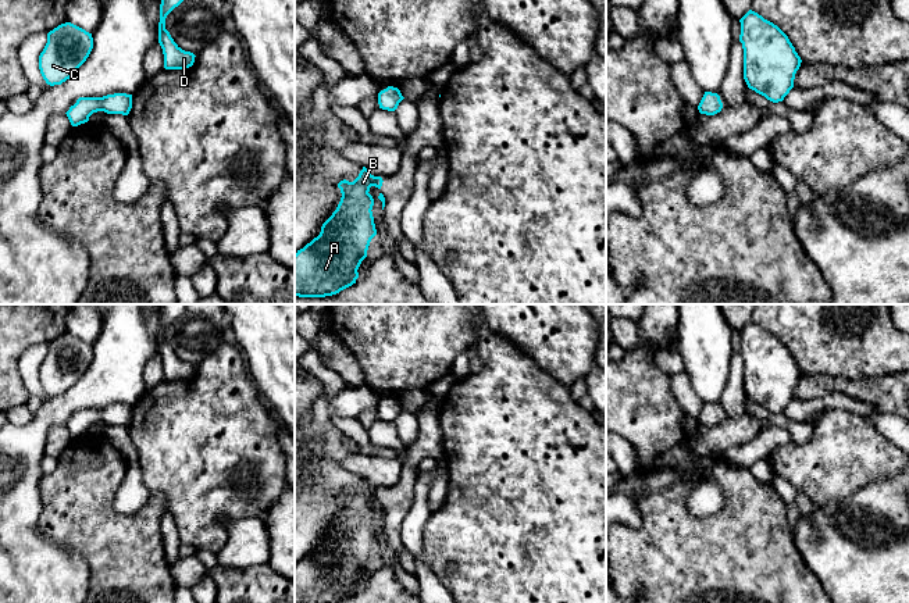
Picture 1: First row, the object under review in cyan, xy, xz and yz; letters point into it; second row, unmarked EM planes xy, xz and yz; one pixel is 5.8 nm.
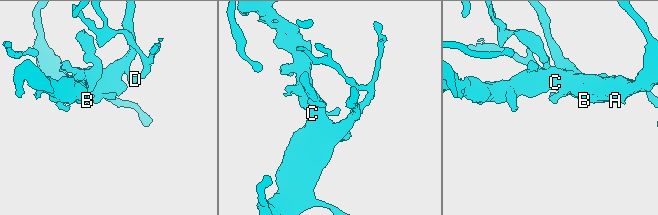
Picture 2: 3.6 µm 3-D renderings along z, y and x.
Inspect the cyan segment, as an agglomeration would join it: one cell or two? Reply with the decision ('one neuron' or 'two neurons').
one neuron

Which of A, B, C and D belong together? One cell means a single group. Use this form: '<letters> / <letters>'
A B C D

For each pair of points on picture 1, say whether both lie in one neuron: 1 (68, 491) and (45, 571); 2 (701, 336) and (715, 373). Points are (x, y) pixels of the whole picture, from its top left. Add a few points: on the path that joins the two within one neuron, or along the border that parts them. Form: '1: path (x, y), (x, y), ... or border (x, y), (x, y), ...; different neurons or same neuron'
1: border (41, 511), (38, 531), (77, 550), (82, 557); different neurons
2: path (705, 345), (708, 364); same neuron

